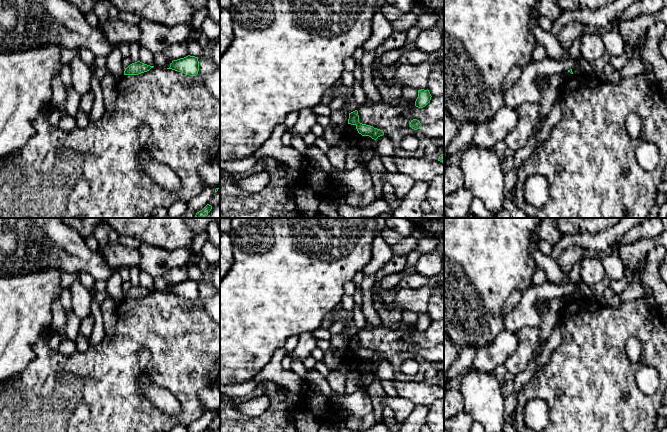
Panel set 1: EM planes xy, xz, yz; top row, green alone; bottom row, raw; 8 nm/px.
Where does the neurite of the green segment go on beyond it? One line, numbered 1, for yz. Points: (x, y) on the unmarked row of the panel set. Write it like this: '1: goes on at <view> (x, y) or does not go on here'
1: does not go on here

